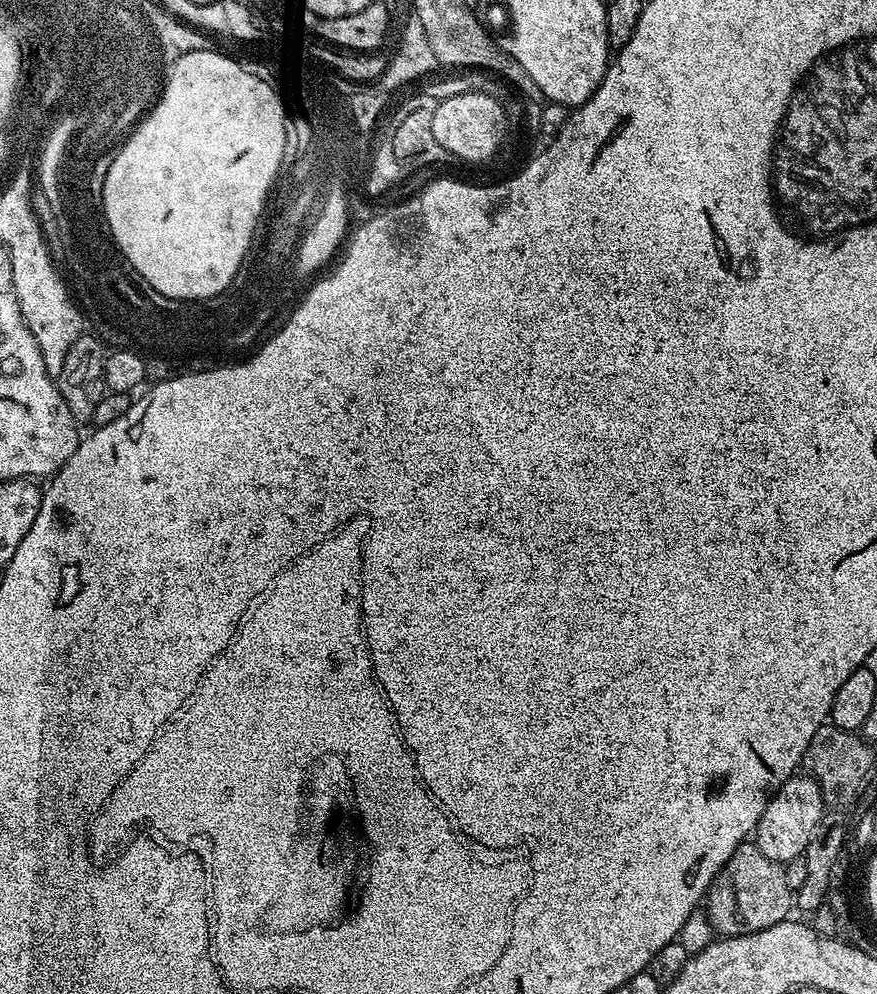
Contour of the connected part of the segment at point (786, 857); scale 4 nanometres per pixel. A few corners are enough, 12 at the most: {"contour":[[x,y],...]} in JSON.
{"contour":[[807,774],[788,779],[756,823],[754,843],[801,859],[826,805]]}

